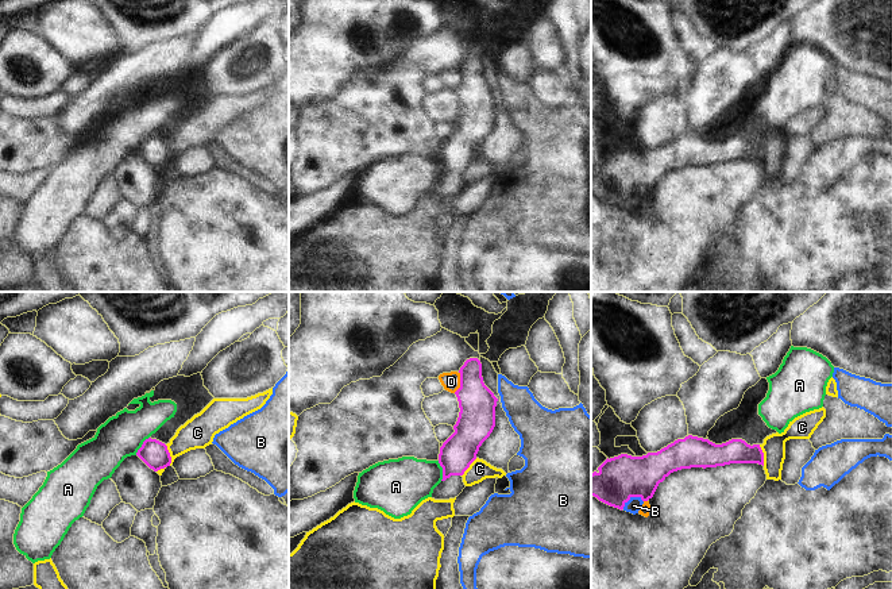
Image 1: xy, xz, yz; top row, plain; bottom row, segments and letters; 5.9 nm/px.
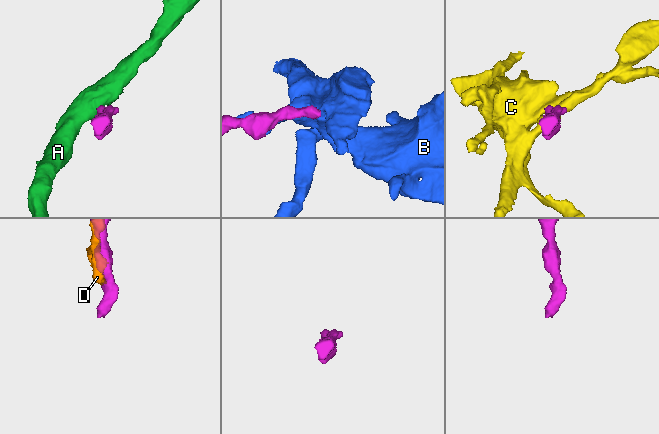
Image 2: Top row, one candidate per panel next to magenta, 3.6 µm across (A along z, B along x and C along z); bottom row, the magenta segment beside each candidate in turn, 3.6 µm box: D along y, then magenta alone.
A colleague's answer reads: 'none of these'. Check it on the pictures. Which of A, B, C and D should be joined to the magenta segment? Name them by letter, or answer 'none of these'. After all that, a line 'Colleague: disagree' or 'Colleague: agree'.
none of these
Colleague: agree

